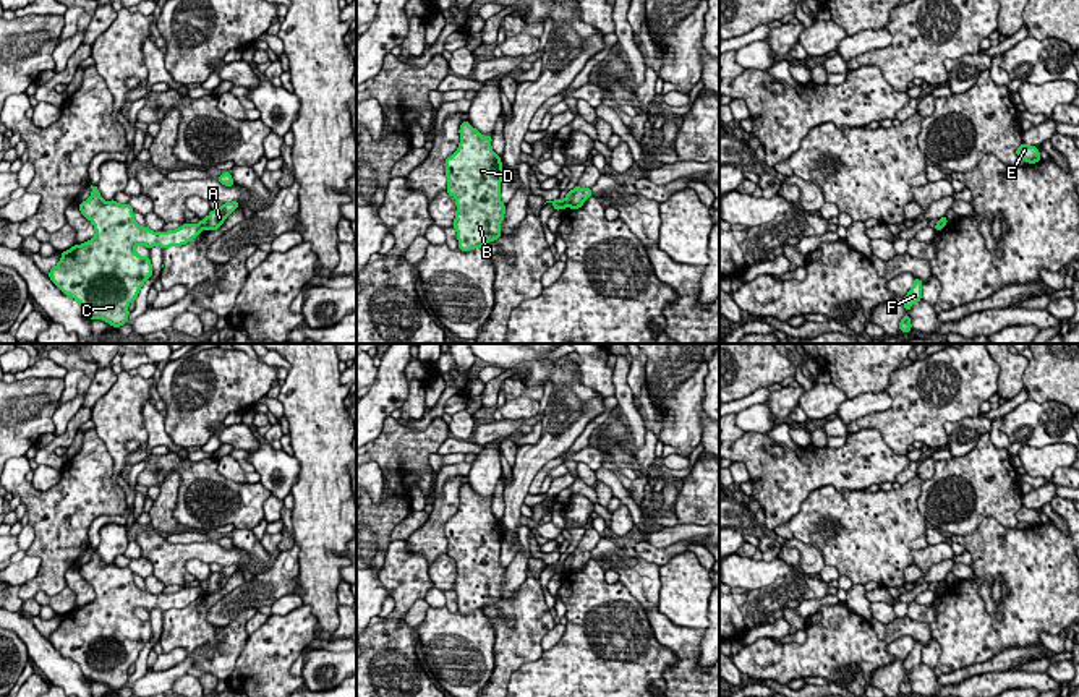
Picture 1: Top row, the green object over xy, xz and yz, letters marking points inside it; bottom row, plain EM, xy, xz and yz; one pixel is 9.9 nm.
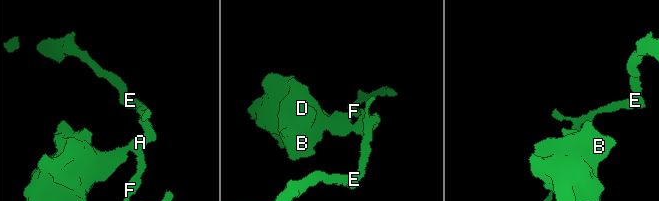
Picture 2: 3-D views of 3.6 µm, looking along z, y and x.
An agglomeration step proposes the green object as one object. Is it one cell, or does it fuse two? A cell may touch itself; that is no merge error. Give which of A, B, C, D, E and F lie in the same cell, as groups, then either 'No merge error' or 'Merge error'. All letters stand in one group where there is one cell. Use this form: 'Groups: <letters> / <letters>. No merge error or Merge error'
Groups: A E F / B C D. Merge error

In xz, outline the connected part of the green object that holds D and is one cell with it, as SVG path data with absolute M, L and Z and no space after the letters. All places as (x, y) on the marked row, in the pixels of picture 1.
M470 122L460 123L458 149L446 159L447 188L455 198L458 250L470 251L501 237L505 204L501 203L504 175L501 157L491 148L493 136L483 136Z

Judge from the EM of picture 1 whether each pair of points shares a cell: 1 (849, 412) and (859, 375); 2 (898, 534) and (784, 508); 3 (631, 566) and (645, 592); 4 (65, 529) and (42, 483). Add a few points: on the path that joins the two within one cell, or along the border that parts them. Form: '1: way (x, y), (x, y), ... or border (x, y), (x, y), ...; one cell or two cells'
1: border (885, 389), (861, 393), (848, 399); two cells
2: border (827, 485), (814, 490), (801, 508), (771, 532); two cells
3: way (635, 572), (643, 581), (643, 585); one cell
4: border (62, 470), (62, 477), (46, 490), (31, 485); two cells

